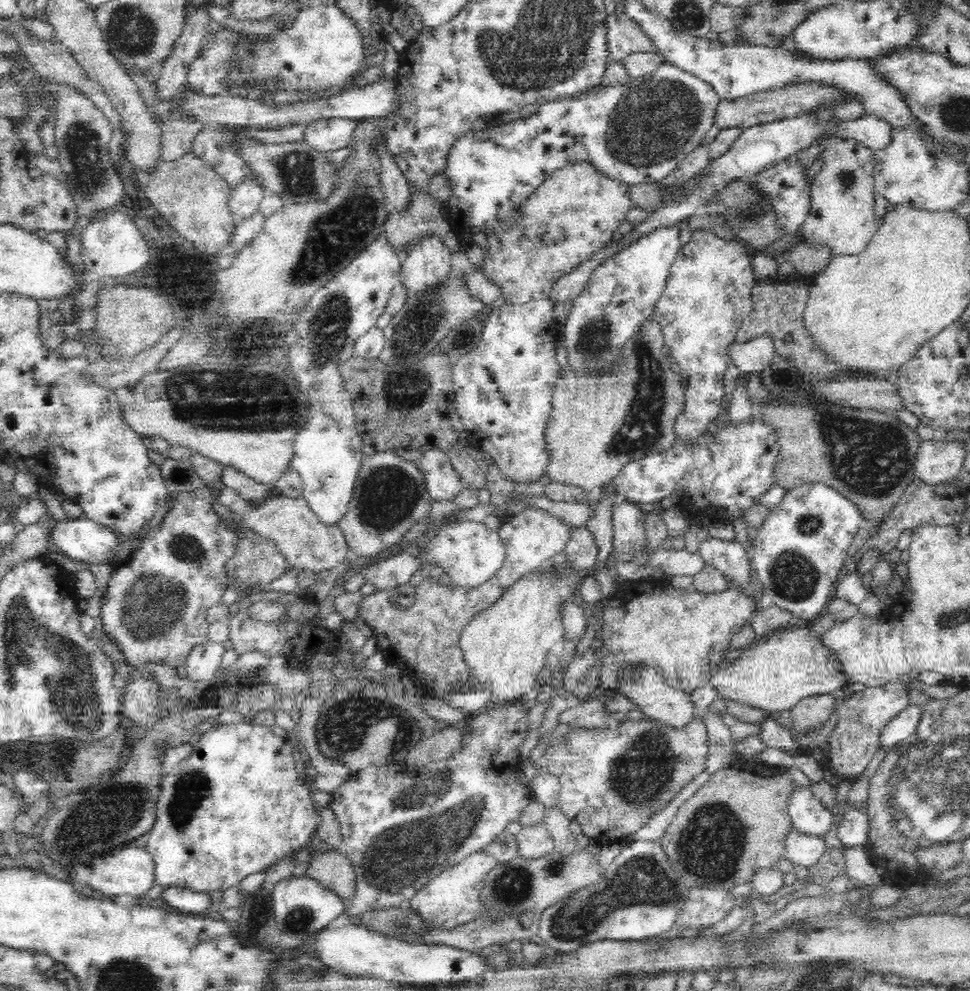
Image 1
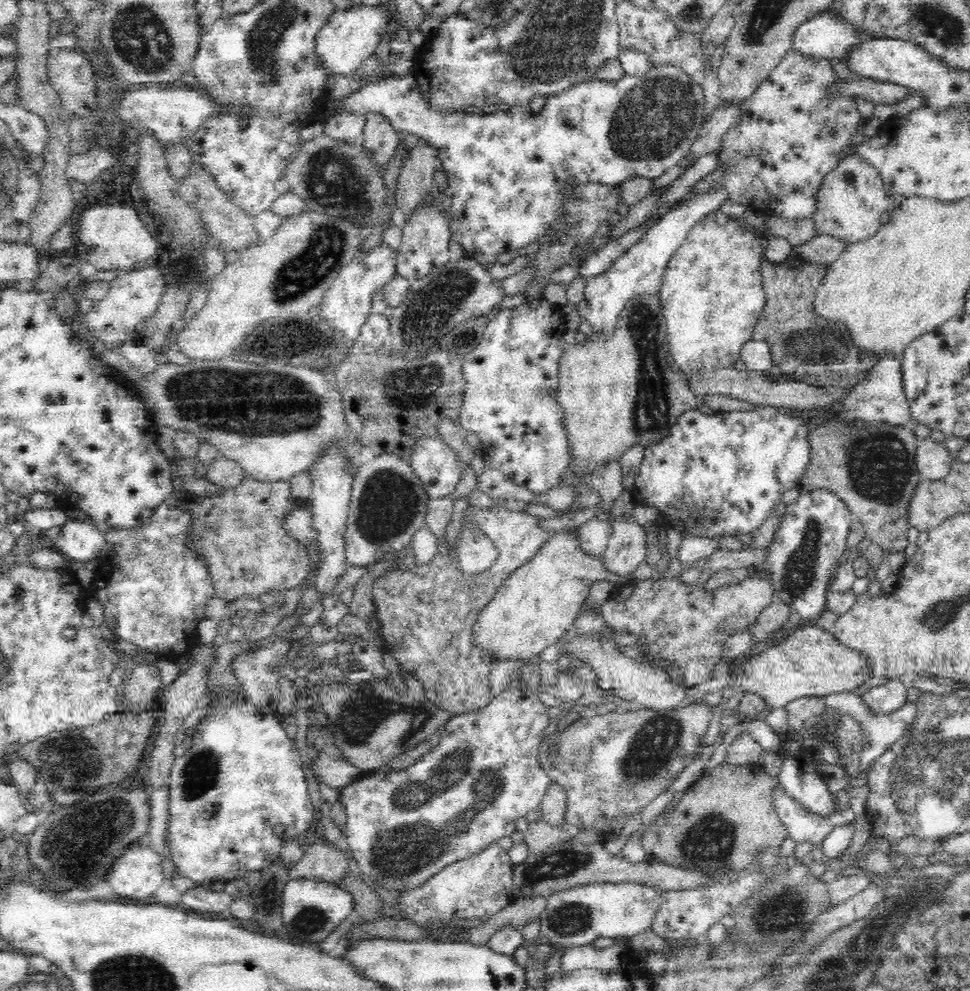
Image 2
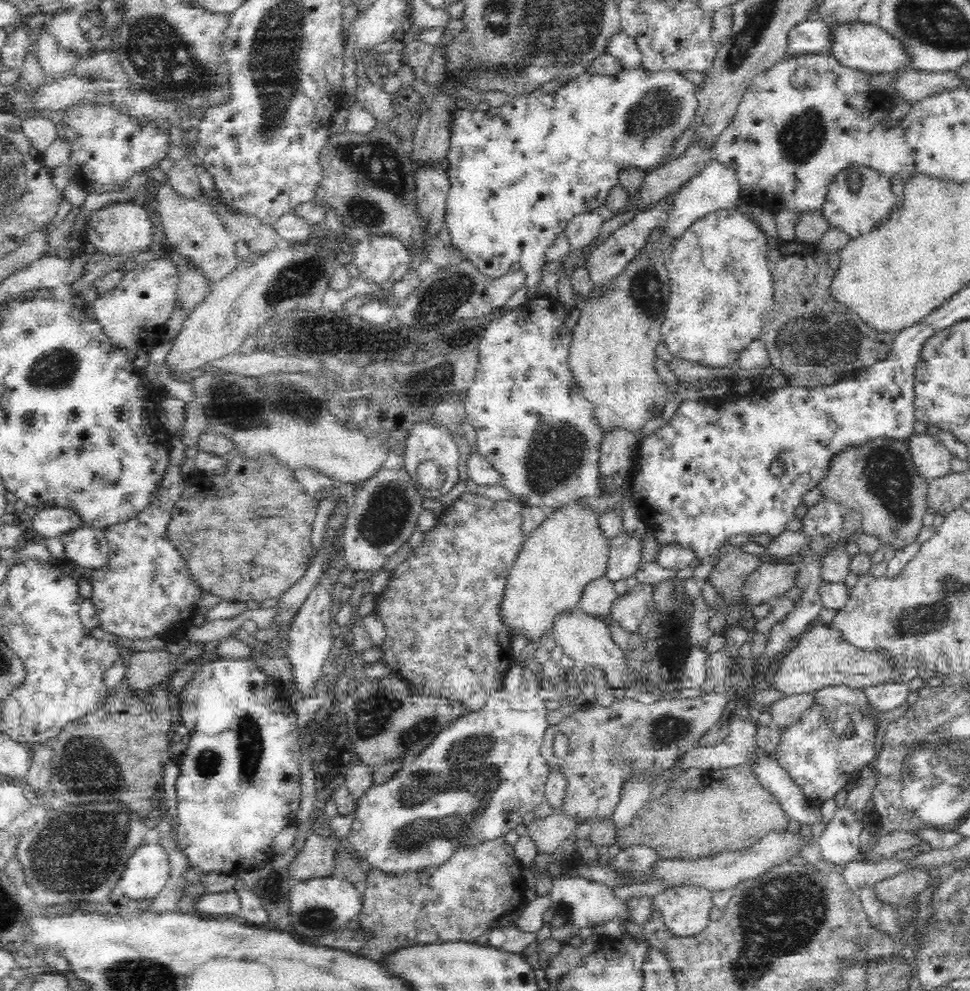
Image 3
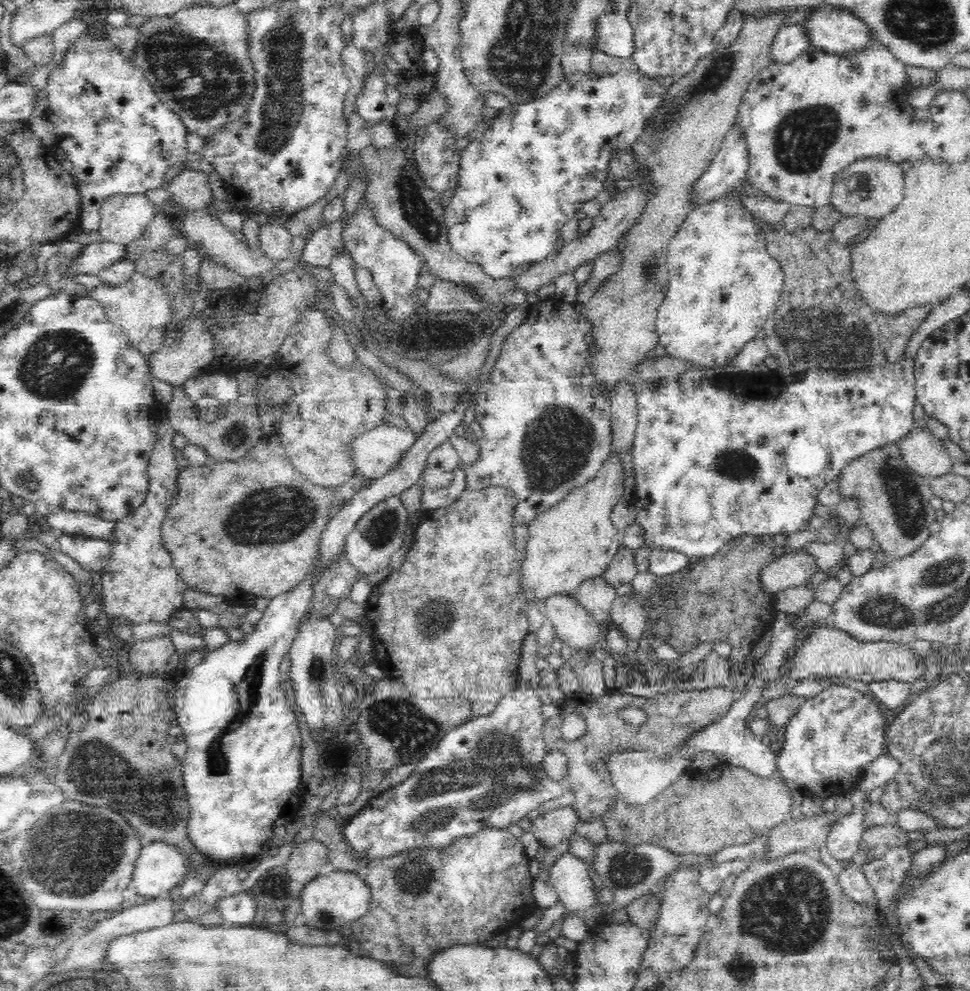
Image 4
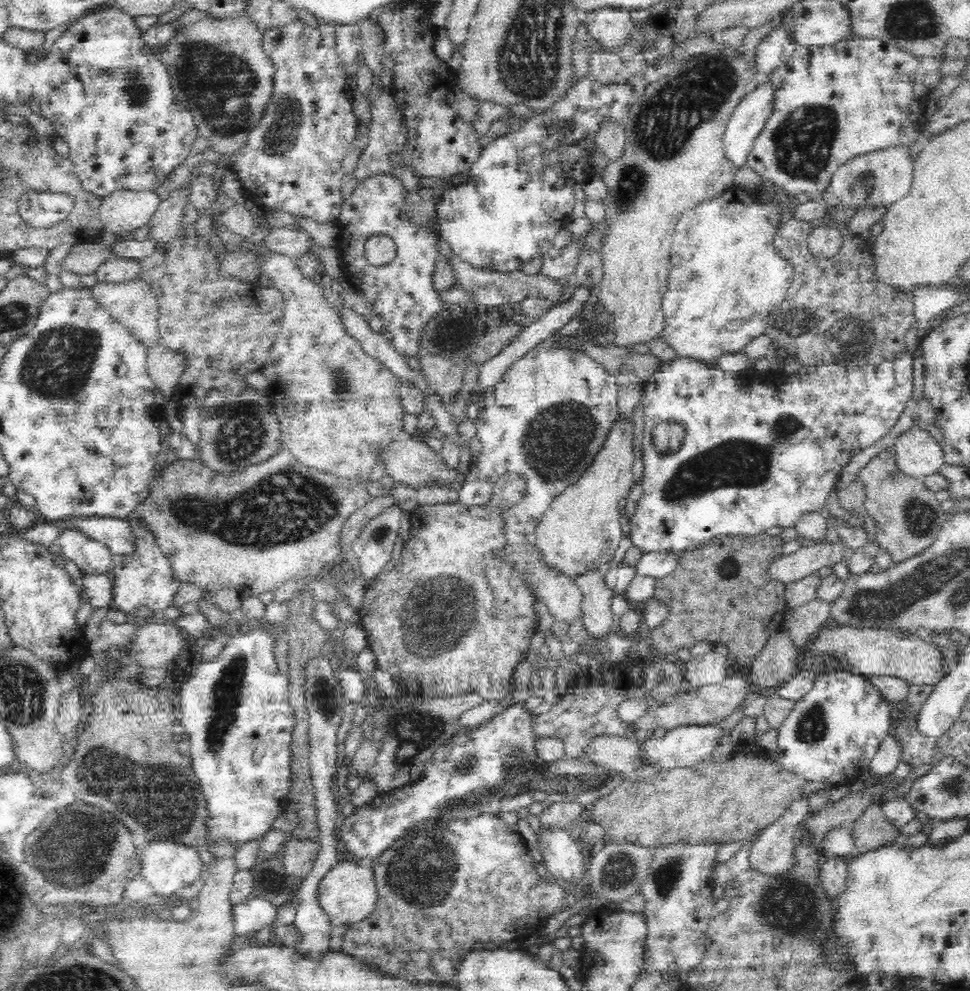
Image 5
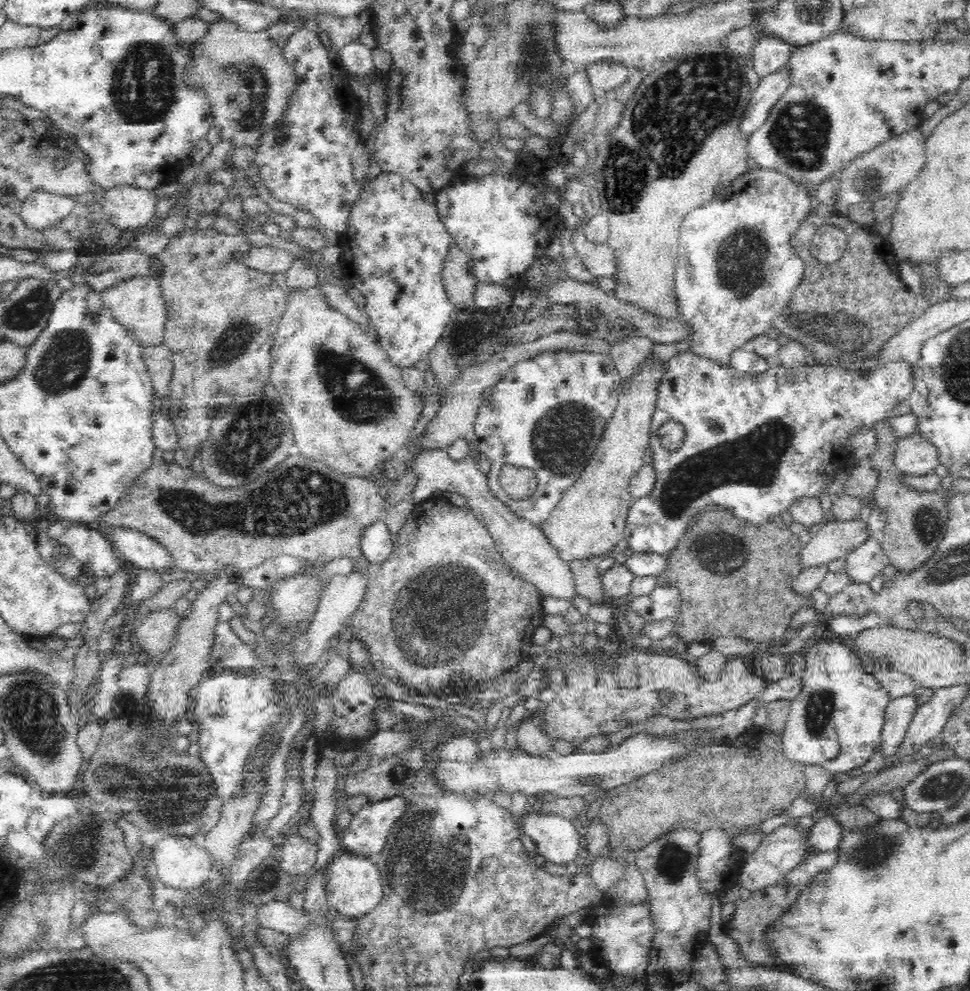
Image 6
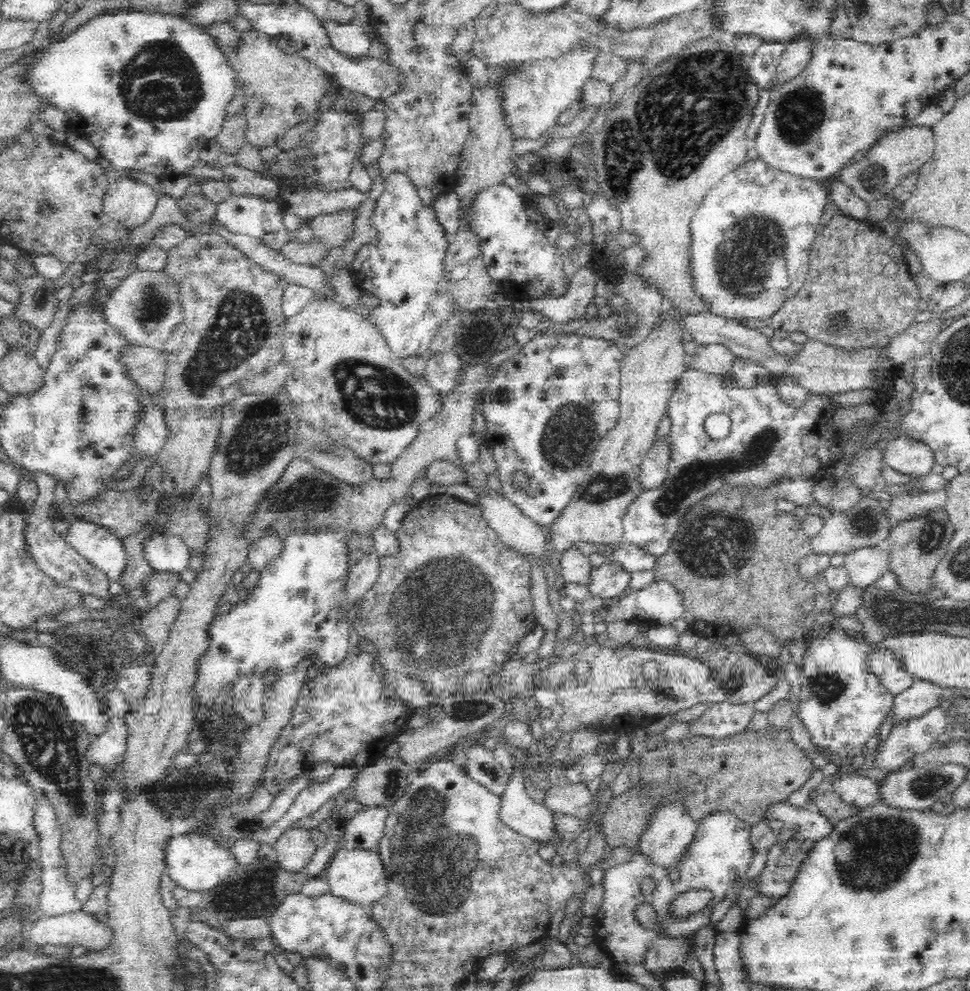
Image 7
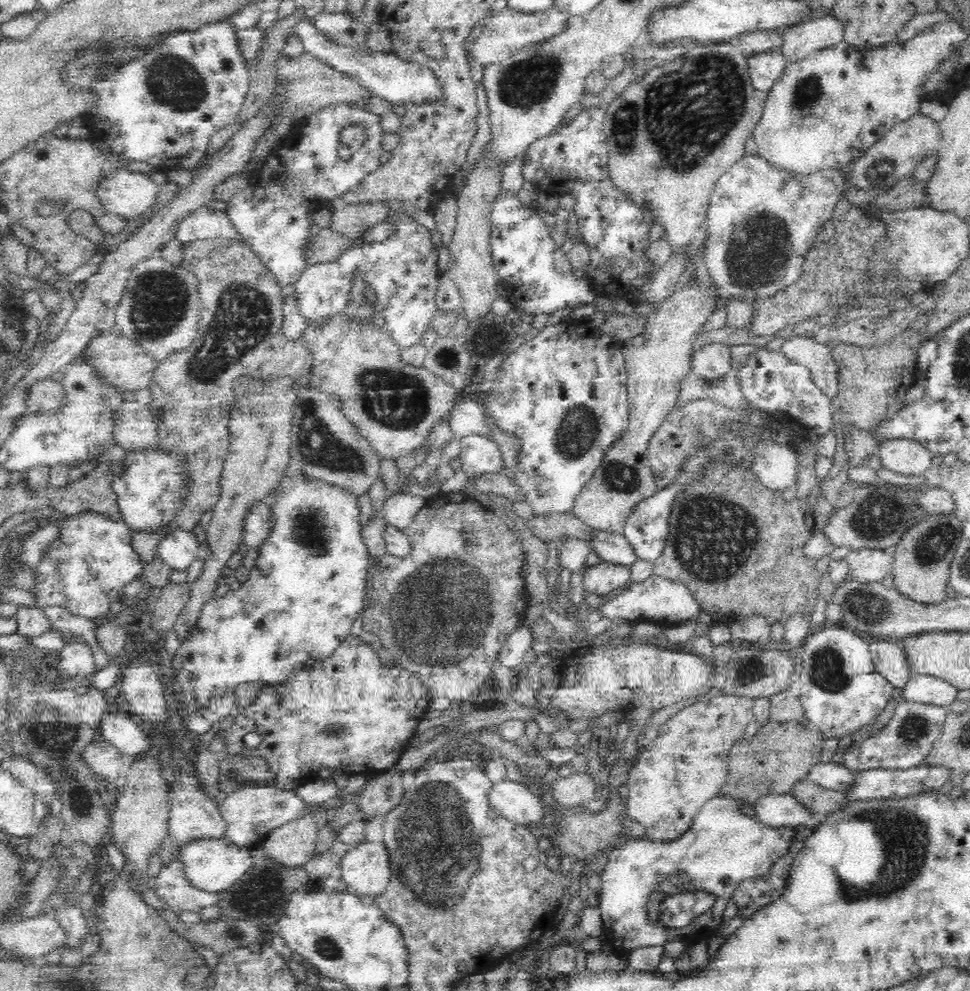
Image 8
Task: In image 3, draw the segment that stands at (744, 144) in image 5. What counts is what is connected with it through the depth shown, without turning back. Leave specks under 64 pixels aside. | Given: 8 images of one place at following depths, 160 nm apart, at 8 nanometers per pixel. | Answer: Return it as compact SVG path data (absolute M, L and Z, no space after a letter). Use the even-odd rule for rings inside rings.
M713 157L700 171L700 174L684 183L674 194L672 214L664 222L664 232L667 232L668 237L674 242L685 231L685 228L692 226L696 220L704 218L709 212L729 209L740 204L740 192L742 192L742 187L740 187L736 169Z

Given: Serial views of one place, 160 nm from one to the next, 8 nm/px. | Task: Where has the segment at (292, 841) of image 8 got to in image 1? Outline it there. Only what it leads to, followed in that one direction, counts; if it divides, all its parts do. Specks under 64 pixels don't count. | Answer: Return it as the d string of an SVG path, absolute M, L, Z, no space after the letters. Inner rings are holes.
M332 848L321 854L317 852L310 857L310 866L298 869L296 874L304 874L334 891L338 896L351 896L355 887L355 868L350 857Z

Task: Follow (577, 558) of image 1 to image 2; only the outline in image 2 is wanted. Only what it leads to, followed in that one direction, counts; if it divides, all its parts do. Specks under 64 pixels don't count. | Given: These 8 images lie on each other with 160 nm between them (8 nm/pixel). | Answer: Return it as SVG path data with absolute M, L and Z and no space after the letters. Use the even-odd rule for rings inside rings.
M592 517L578 528L580 544L593 556L603 556L613 532L612 519Z

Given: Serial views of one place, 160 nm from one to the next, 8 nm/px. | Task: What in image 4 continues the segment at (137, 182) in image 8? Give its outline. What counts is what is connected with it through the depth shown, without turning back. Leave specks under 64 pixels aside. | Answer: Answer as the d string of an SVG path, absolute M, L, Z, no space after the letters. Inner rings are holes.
M112 195L102 205L99 232L104 241L128 244L148 227L158 206L145 195Z

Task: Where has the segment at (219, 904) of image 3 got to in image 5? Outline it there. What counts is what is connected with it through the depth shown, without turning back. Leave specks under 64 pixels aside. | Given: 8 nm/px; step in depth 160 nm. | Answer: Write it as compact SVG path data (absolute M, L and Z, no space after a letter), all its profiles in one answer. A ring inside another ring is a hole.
M255 897L238 904L232 909L236 935L246 935L279 927L278 908L268 900Z

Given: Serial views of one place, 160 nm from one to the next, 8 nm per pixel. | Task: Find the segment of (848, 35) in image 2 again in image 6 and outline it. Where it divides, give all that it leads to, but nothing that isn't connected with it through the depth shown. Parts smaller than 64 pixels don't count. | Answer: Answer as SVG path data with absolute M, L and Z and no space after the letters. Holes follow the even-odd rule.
M764 35L754 48L754 72L762 78L780 70L782 66L788 65L793 49L793 45L777 39L773 35Z

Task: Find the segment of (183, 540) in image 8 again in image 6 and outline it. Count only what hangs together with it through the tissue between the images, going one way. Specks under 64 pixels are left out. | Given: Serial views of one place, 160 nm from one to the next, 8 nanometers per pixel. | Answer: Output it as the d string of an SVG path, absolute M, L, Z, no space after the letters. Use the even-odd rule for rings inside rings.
M127 528L101 530L128 564L148 571L169 571L177 566L174 556L162 543L146 533Z

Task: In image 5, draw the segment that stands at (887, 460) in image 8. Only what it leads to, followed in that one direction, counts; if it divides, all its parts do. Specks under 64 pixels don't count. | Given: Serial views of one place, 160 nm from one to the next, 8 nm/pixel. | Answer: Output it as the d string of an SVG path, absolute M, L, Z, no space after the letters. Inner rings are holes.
M917 427L900 434L894 448L900 471L914 479L936 474L945 464L939 440Z

